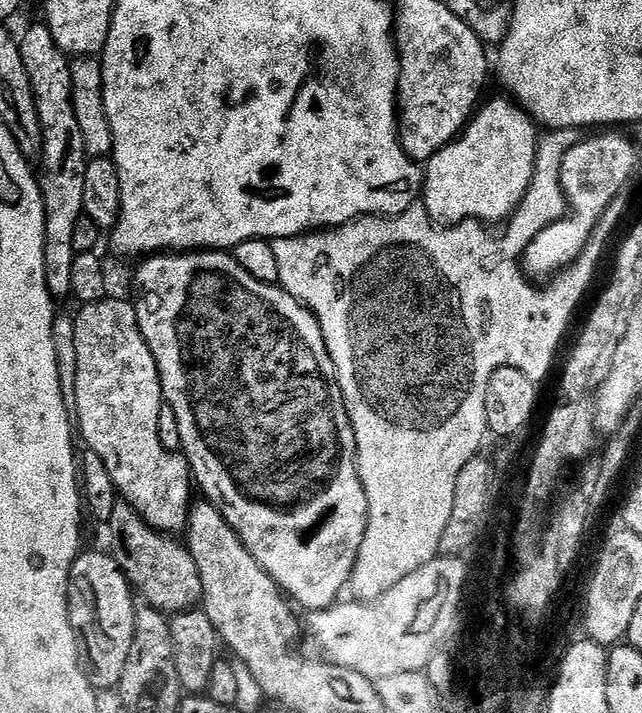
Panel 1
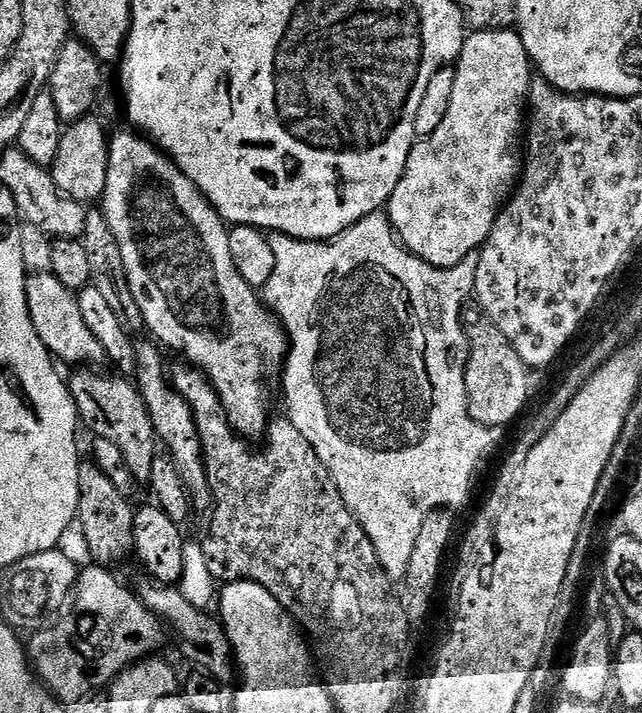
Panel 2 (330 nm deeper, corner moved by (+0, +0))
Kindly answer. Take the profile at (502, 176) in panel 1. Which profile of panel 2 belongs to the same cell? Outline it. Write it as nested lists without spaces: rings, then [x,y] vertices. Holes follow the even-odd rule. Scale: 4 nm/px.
[[[476,30],[465,35],[464,45],[460,51],[460,57],[454,62],[454,68],[456,68],[456,77],[452,80],[452,92],[447,93],[446,118],[442,118],[442,126],[438,126],[438,130],[434,130],[432,136],[423,137],[419,142],[413,144],[402,178],[386,205],[386,215],[391,220],[392,231],[396,233],[400,243],[418,259],[425,260],[438,268],[454,267],[471,252],[483,248],[484,243],[488,241],[488,235],[492,233],[494,222],[500,217],[500,209],[515,193],[522,175],[522,137],[526,132],[526,109],[530,104],[534,79],[534,65],[528,59],[526,46],[520,40],[519,31],[516,30]]]

